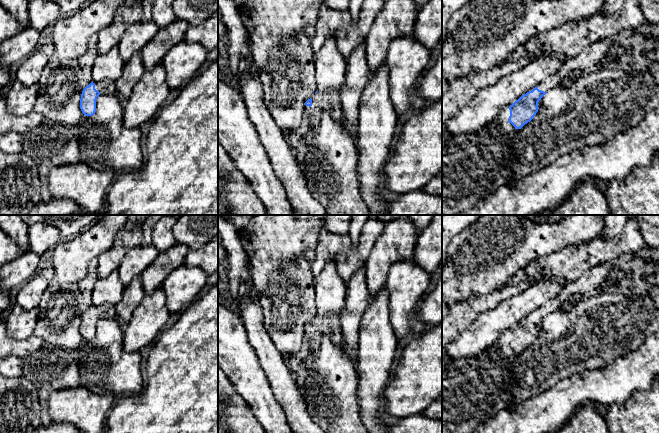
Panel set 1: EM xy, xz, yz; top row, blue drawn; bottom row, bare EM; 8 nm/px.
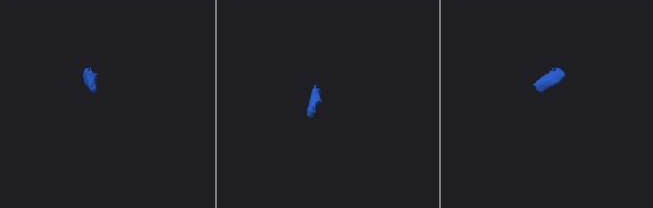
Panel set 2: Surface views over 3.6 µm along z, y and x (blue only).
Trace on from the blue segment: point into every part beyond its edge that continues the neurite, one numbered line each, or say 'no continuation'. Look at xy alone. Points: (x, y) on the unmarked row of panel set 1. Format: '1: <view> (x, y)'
1: xy (106, 311)

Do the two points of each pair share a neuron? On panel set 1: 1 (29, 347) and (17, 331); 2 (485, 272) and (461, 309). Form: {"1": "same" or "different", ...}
{"1": "different", "2": "different"}

